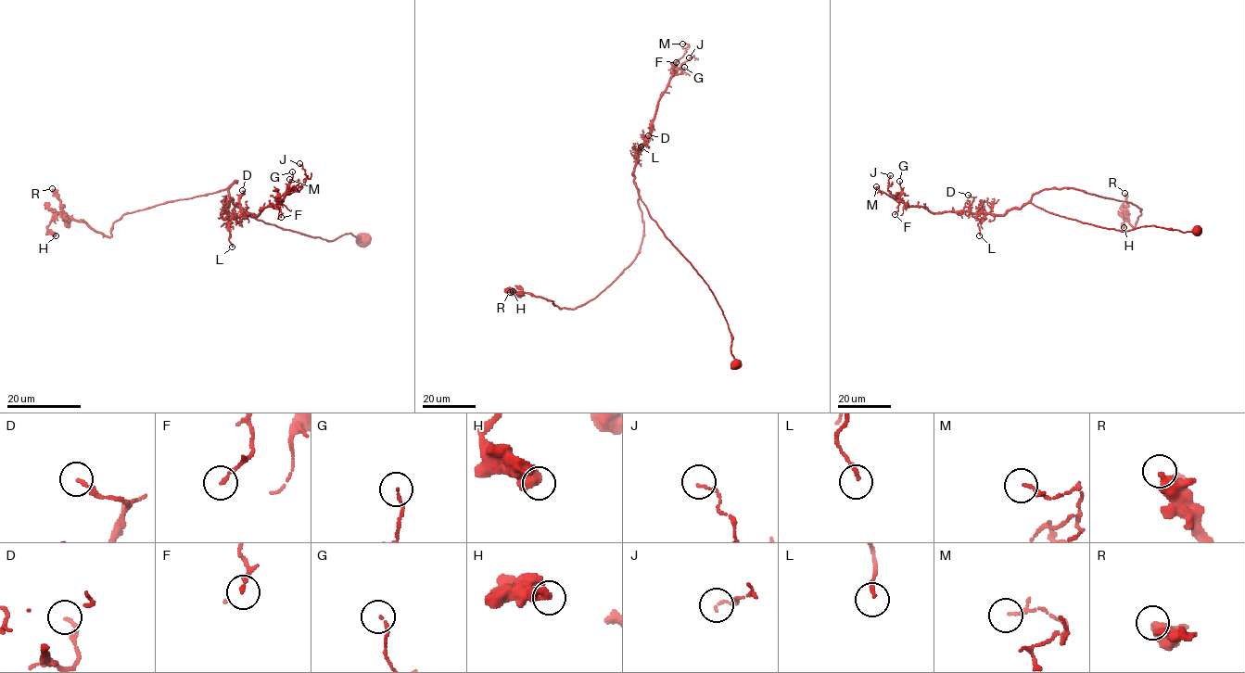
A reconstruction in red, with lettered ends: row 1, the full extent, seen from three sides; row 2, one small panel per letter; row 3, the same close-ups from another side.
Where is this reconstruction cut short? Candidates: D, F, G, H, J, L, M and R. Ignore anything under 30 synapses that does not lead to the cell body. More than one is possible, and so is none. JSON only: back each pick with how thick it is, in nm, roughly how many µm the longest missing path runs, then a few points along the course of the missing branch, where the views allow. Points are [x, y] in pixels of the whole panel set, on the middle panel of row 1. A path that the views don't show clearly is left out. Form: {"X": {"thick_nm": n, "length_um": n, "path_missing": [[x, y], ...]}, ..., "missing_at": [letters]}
{"missing_at": []}

